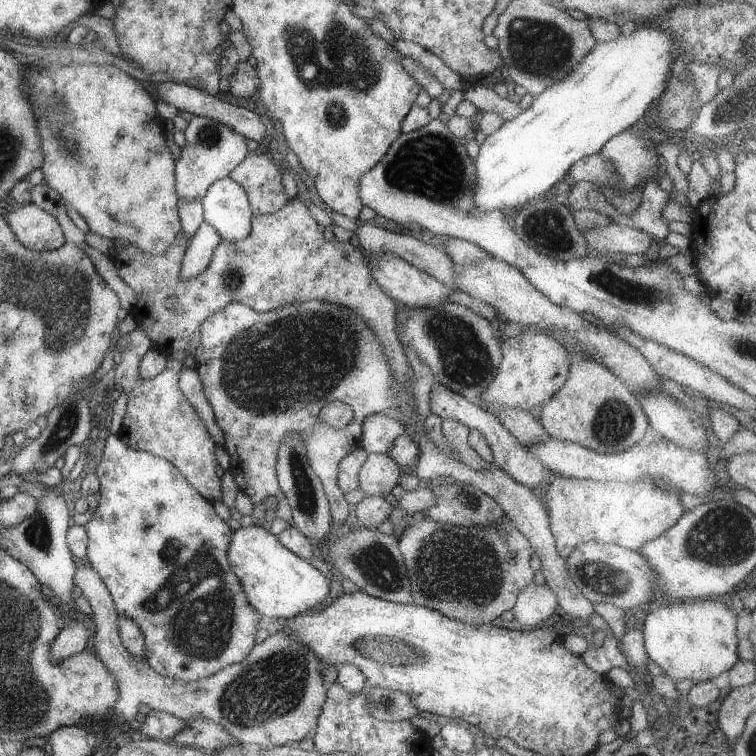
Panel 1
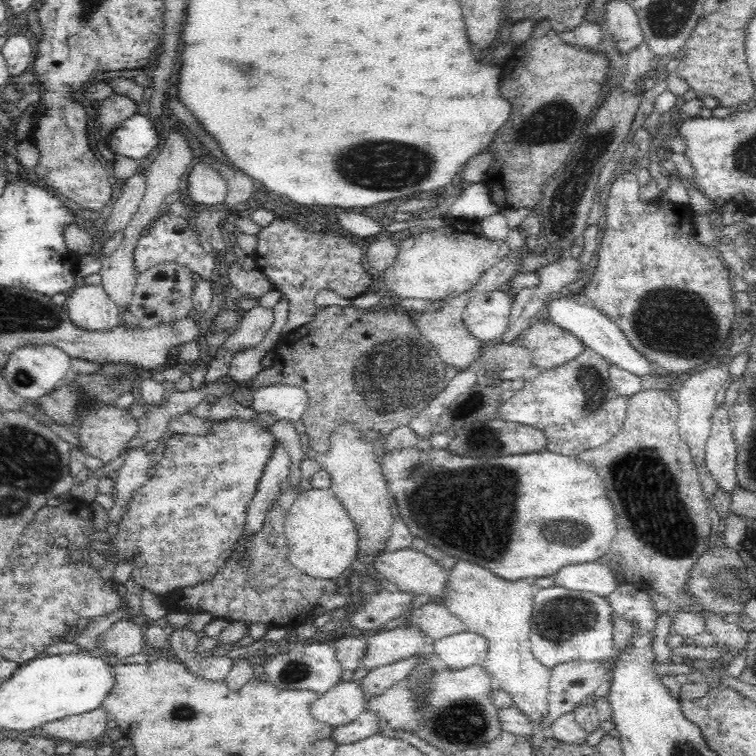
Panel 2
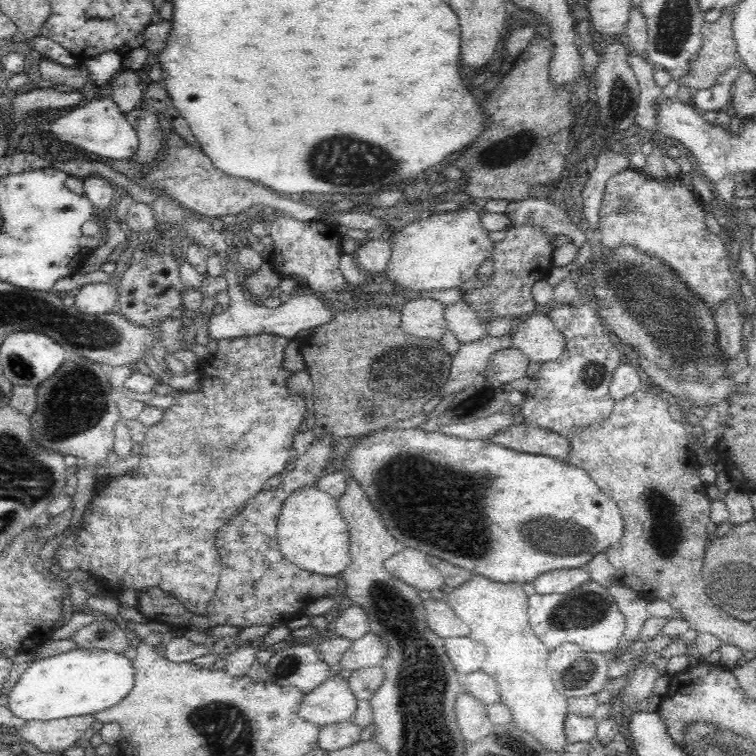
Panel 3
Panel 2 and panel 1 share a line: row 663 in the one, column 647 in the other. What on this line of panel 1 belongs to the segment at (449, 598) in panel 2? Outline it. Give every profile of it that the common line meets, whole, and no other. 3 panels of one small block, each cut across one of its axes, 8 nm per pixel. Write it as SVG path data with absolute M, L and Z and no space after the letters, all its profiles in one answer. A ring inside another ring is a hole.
M556 475L546 492L550 530L556 552L566 558L582 542L603 542L637 551L672 528L685 513L679 496L650 481L606 483Z

